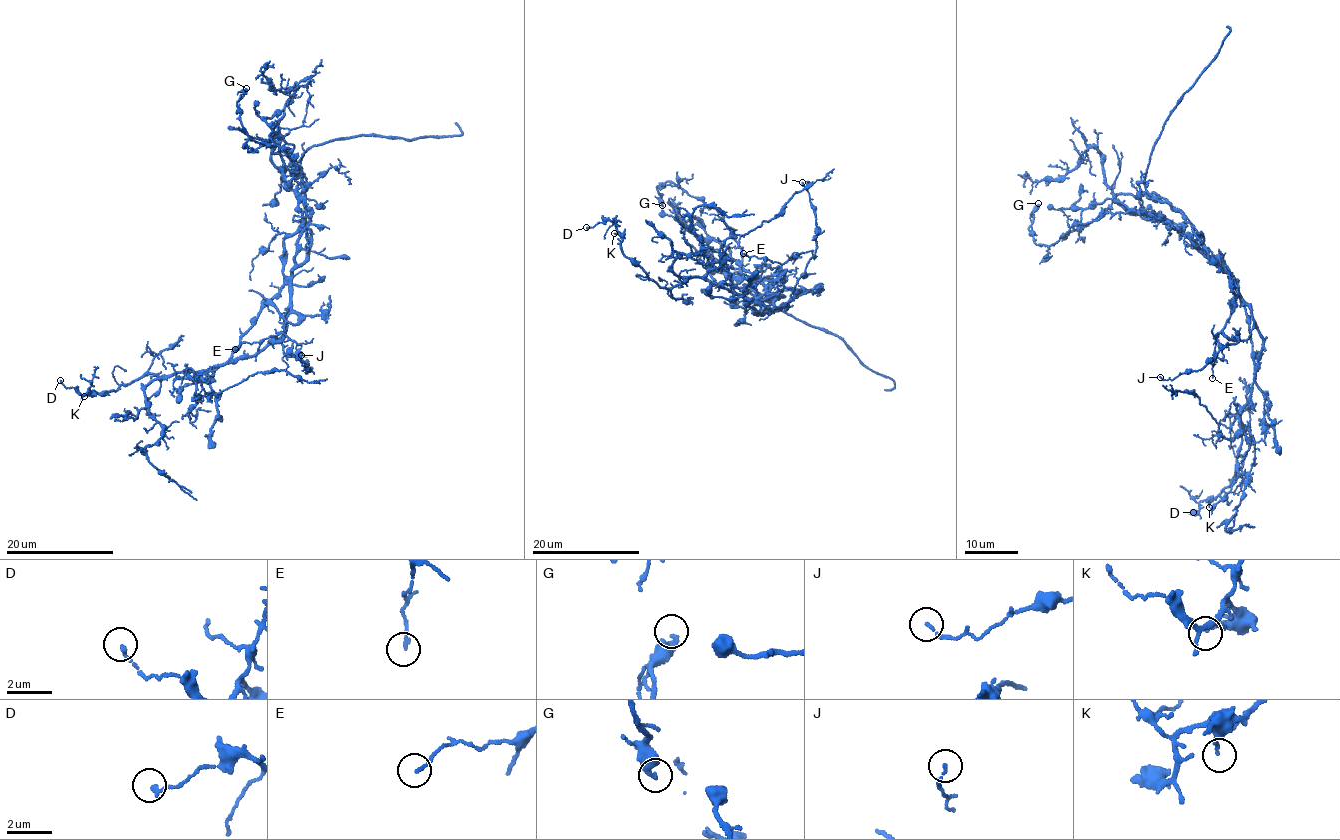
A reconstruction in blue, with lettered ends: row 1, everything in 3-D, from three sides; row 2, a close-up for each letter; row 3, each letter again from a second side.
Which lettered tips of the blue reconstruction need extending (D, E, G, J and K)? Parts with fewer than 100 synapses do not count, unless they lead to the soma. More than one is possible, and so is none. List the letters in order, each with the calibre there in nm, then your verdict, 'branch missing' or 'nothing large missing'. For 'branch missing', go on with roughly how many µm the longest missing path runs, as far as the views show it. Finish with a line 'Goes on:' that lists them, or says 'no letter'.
D: 170 nm thick; nothing large missing
E: 130 nm thick; nothing large missing
G: 320 nm thick; nothing large missing
J: 130 nm thick; nothing large missing
K: 130 nm thick; nothing large missing
Goes on: no letter

